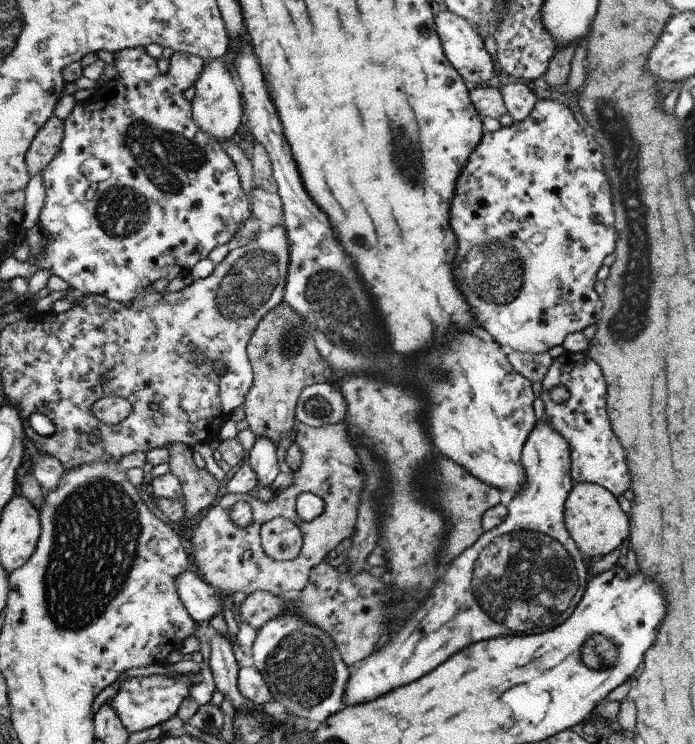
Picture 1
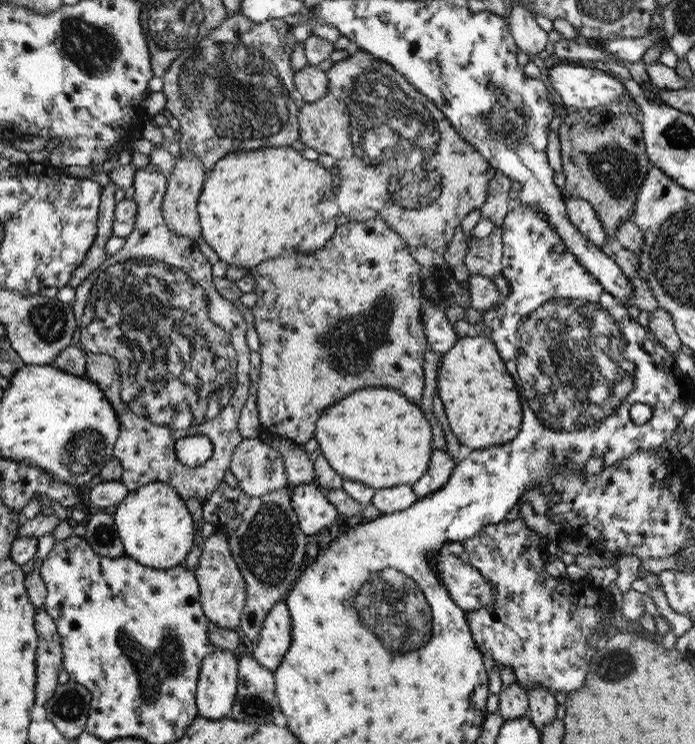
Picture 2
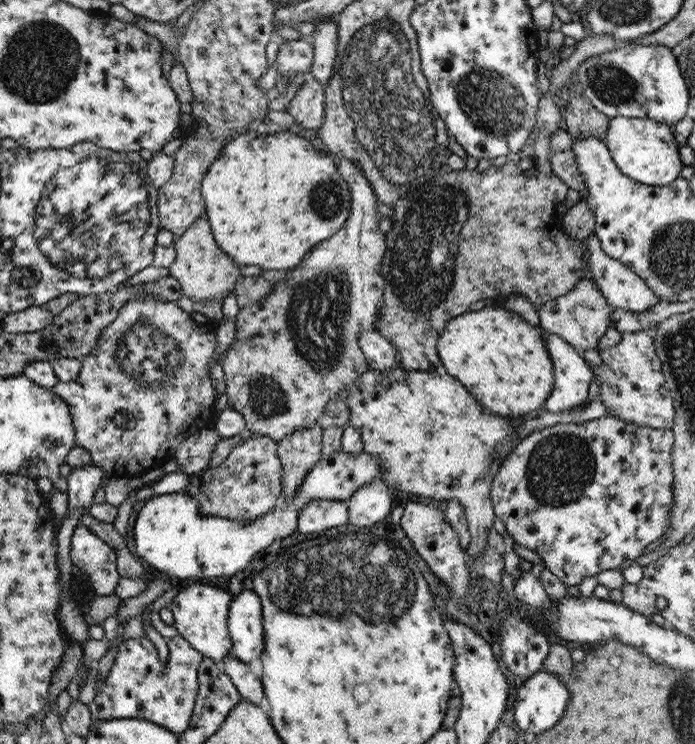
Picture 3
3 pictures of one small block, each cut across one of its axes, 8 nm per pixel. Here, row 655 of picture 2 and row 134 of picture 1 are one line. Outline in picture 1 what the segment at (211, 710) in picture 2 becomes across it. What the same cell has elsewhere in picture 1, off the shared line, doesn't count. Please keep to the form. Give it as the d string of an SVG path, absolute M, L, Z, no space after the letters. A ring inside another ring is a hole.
M212 59L212 62L207 62L194 86L195 96L191 100L191 108L198 125L206 134L219 139L221 143L238 139L244 124L243 98L239 83L236 77L228 72L224 59Z

